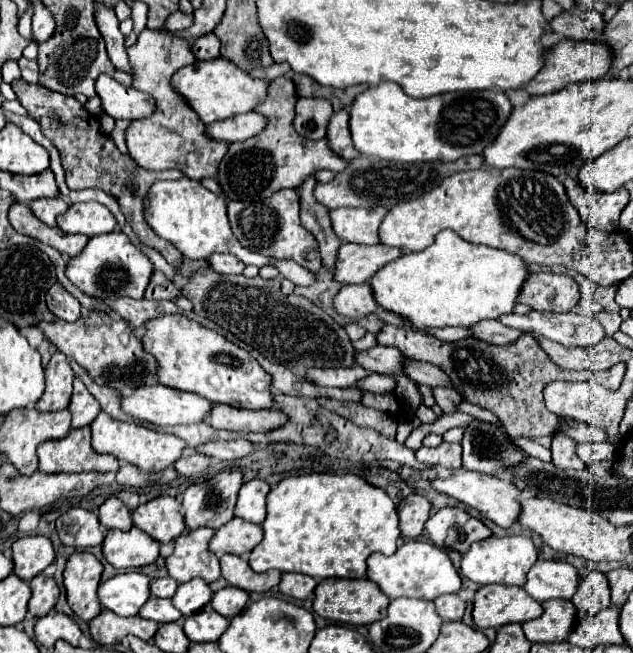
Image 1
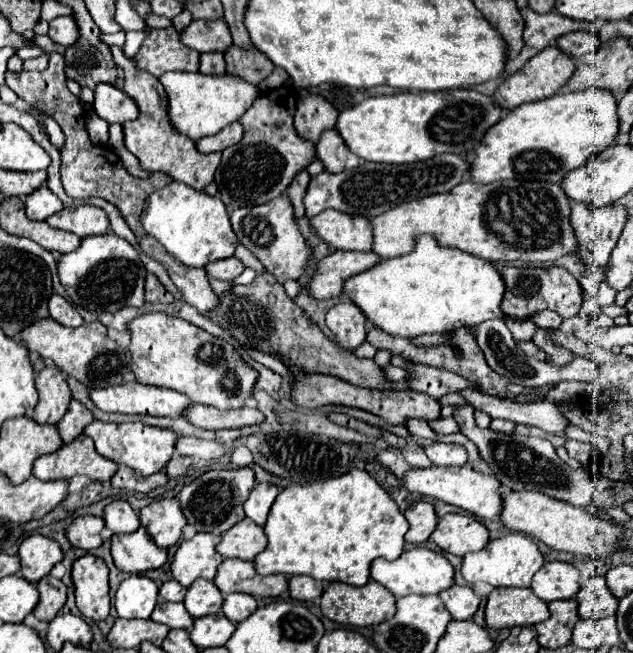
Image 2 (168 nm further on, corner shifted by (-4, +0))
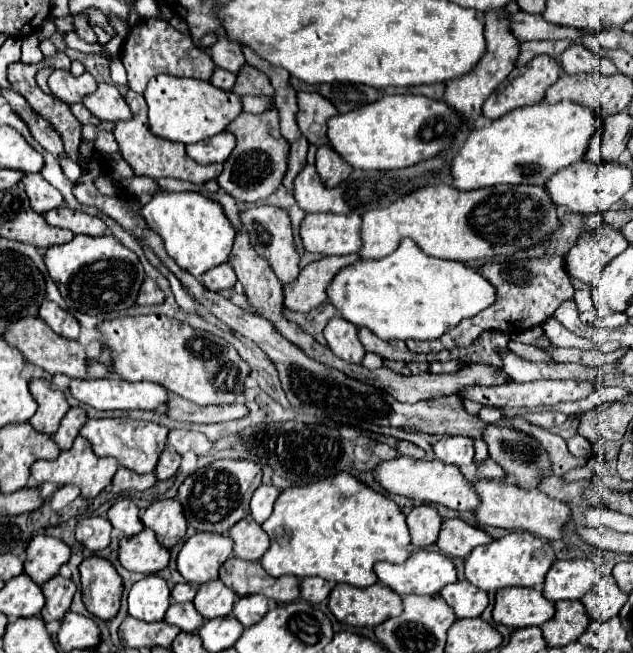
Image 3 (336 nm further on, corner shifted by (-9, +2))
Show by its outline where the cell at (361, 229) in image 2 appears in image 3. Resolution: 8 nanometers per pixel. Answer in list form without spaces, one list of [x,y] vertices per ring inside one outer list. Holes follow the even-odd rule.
[[[313,213],[301,221],[301,243],[309,253],[351,255],[361,249],[361,217],[357,213]]]

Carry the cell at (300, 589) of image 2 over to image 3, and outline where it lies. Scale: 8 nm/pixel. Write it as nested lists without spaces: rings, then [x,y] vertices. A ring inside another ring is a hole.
[[[305,577],[301,579],[301,597],[309,603],[321,603],[331,593],[331,583],[321,577]]]

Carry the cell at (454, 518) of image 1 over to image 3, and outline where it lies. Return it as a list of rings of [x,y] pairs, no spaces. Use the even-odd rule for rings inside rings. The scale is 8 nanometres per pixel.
[[[445,519],[437,547],[449,555],[449,557],[467,557],[475,547],[489,545],[493,541],[491,535],[487,535],[483,529],[469,525],[461,519]]]

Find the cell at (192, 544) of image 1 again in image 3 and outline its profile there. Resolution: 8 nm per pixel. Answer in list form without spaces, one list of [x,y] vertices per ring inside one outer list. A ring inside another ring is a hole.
[[[195,533],[179,553],[177,569],[187,583],[201,585],[219,577],[219,567],[231,557],[233,541],[229,535]]]

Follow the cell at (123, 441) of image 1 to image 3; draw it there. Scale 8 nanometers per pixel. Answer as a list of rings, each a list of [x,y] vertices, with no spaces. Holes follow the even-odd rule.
[[[87,419],[87,423],[79,431],[79,435],[91,443],[91,449],[97,457],[113,457],[113,459],[117,459],[119,465],[123,465],[135,473],[151,473],[157,465],[157,457],[151,457],[149,453],[143,451],[143,441],[141,441],[143,435],[147,437],[145,443],[153,441],[157,445],[157,449],[159,449],[157,455],[159,455],[163,449],[163,443],[167,439],[167,433],[169,431],[165,427],[159,427],[153,423],[137,423],[131,419]]]

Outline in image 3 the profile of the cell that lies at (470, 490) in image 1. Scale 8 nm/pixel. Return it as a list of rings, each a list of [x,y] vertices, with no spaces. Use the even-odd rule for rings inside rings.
[[[399,455],[395,459],[379,463],[373,469],[373,477],[385,491],[389,491],[393,495],[415,499],[415,501],[421,501],[421,503],[443,505],[443,507],[457,509],[457,511],[473,511],[477,507],[477,503],[479,503],[473,485],[461,475],[459,467],[441,463],[437,459],[421,461],[421,459]]]

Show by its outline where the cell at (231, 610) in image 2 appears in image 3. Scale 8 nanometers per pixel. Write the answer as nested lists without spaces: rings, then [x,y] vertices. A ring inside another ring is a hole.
[[[261,595],[241,597],[233,607],[233,617],[243,627],[251,627],[253,623],[261,621],[265,613],[267,613],[267,597],[261,597]]]

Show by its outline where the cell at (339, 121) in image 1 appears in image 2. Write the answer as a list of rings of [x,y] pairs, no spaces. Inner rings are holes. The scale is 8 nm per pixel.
[[[332,127],[332,129],[324,131],[324,135],[320,137],[320,141],[316,145],[316,155],[324,163],[326,171],[330,171],[330,173],[340,173],[344,169],[360,167],[364,163],[358,155],[352,155],[352,151],[348,151],[346,143],[342,143],[342,141],[344,139],[340,139],[340,133]]]

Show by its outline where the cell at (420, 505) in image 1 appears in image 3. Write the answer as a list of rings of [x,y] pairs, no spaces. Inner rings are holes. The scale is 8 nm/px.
[[[419,505],[407,515],[407,527],[411,531],[411,545],[417,549],[429,547],[437,541],[441,531],[441,515],[431,505]]]

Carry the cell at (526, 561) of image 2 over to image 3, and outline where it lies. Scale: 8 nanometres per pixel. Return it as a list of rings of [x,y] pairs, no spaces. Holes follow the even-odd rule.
[[[513,531],[493,541],[491,545],[473,549],[473,553],[469,553],[469,557],[465,559],[465,577],[483,591],[511,587],[511,585],[539,587],[543,585],[543,579],[551,569],[553,561],[555,561],[555,551],[549,543],[541,541],[539,537],[527,531]]]

